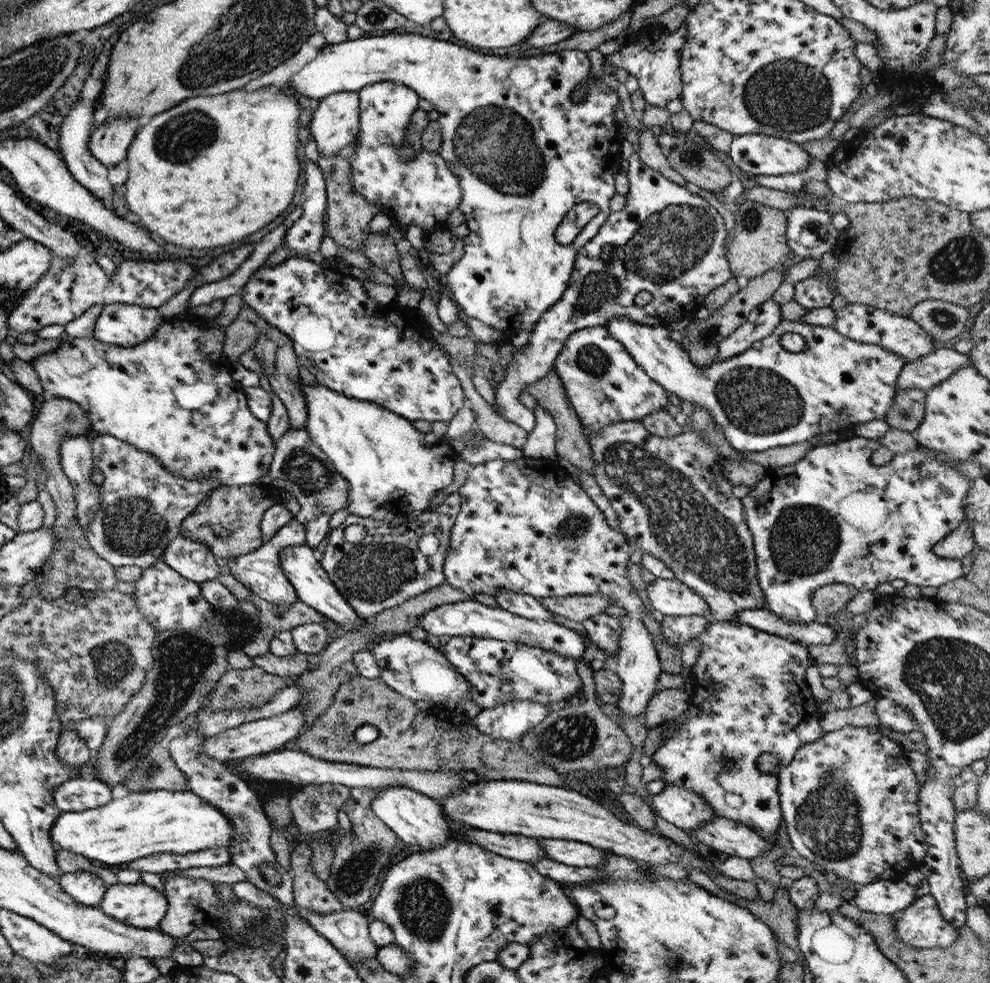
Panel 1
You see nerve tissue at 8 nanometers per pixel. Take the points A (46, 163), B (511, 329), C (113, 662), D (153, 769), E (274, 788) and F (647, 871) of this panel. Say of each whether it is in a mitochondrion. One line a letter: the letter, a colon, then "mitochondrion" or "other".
A: other
B: other
C: mitochondrion
D: mitochondrion
E: other
F: other

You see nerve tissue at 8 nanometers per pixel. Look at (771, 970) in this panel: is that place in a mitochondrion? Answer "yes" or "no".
no

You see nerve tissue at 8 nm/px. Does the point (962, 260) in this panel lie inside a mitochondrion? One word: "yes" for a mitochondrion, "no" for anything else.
yes

